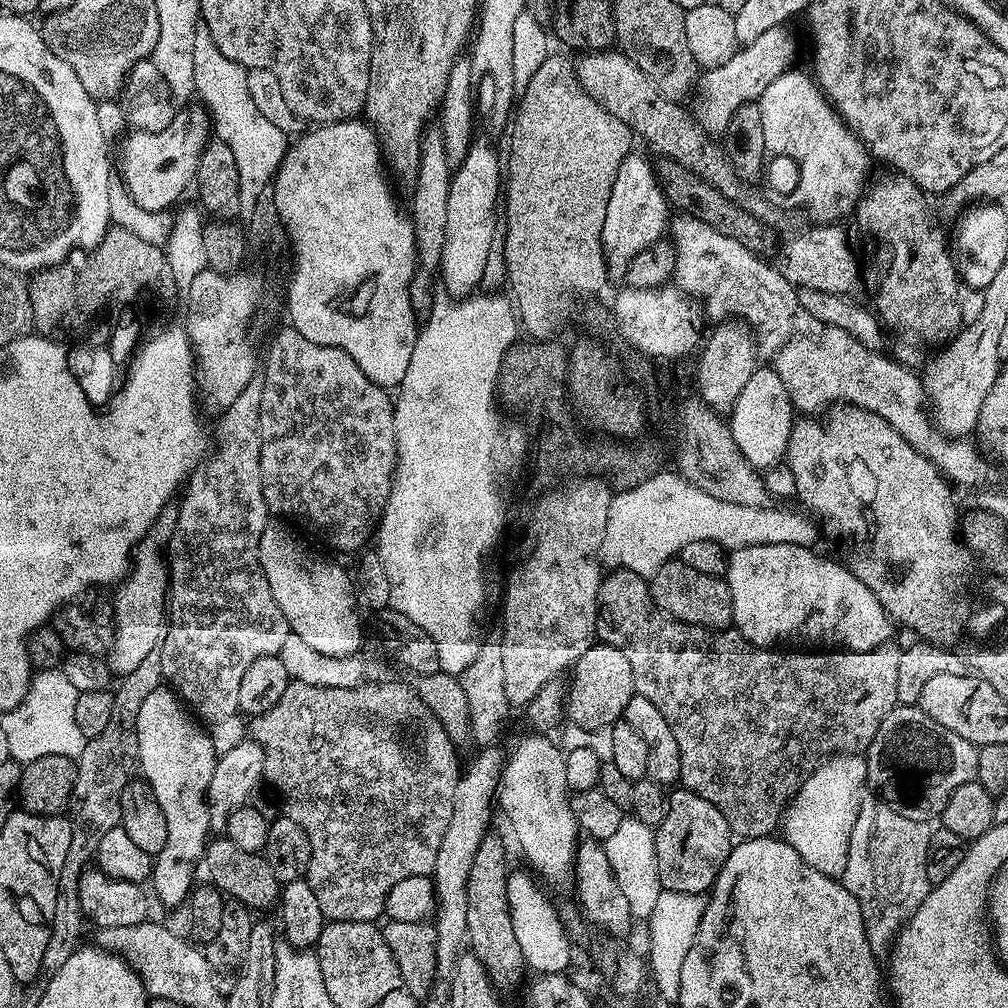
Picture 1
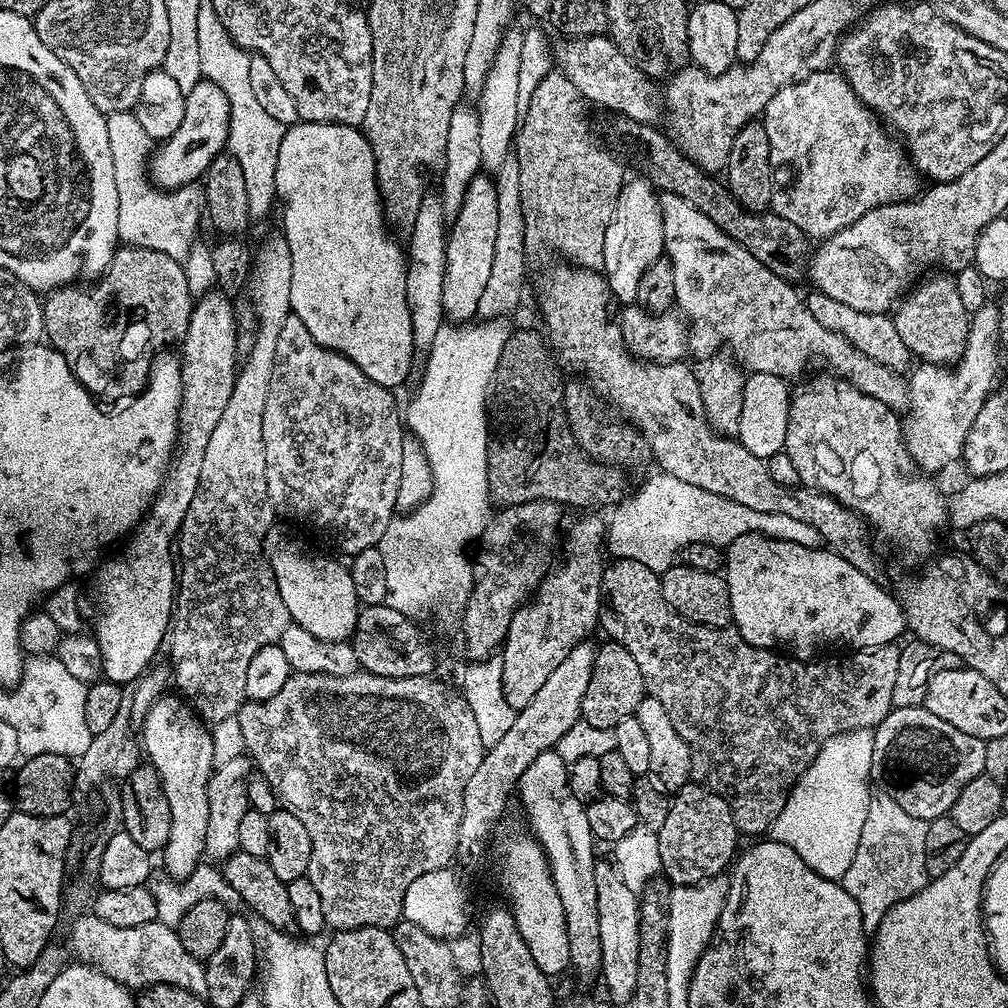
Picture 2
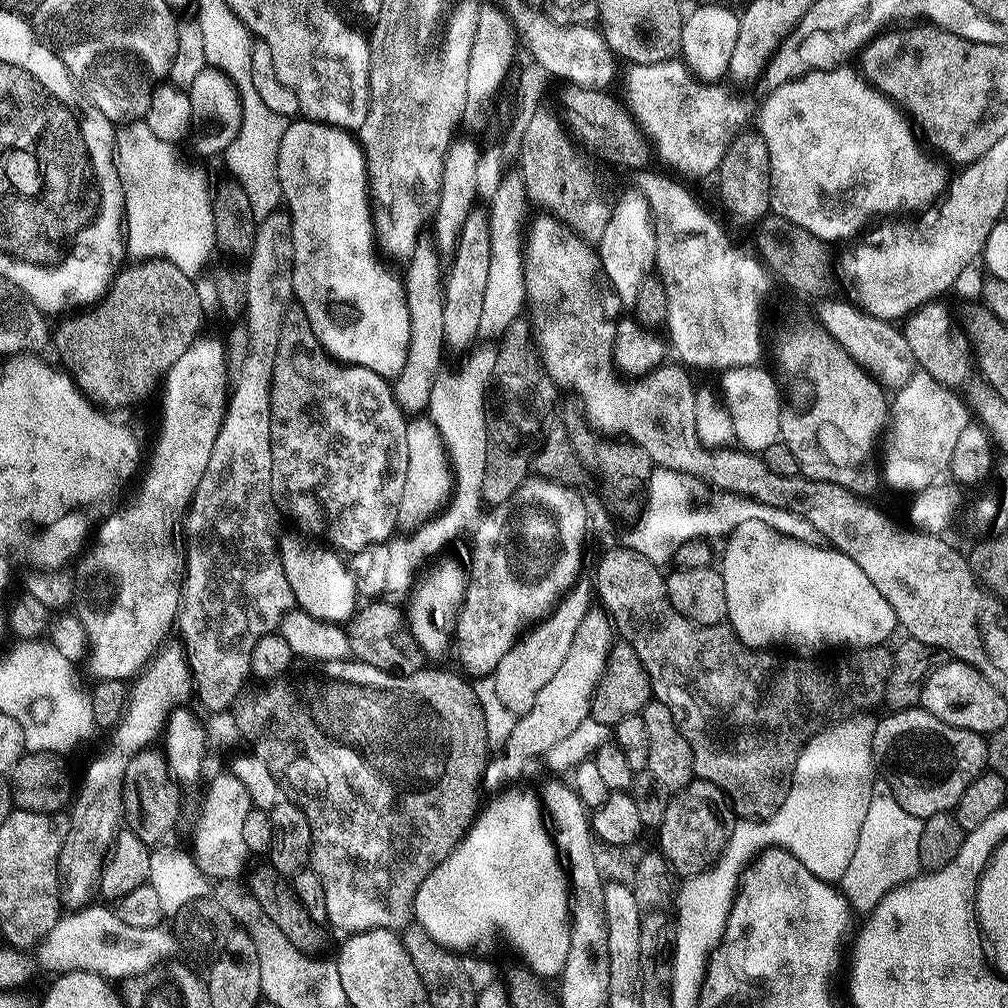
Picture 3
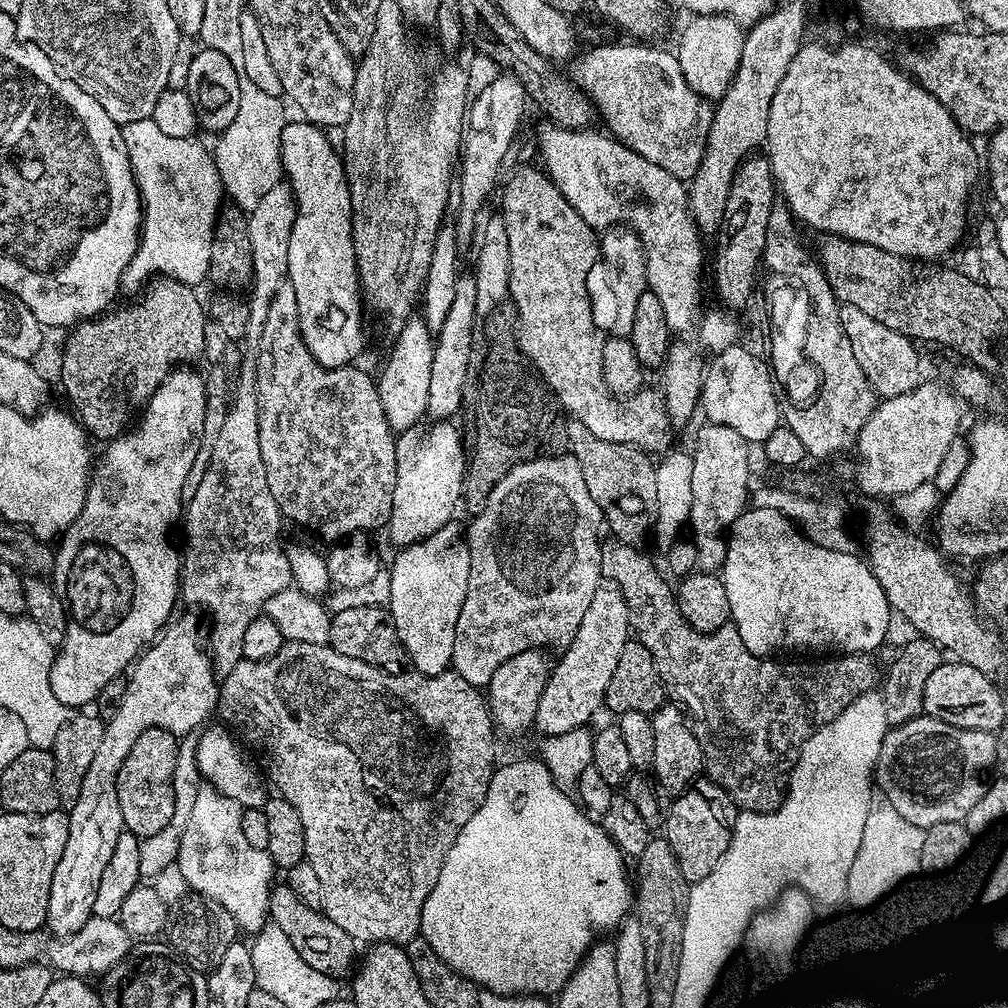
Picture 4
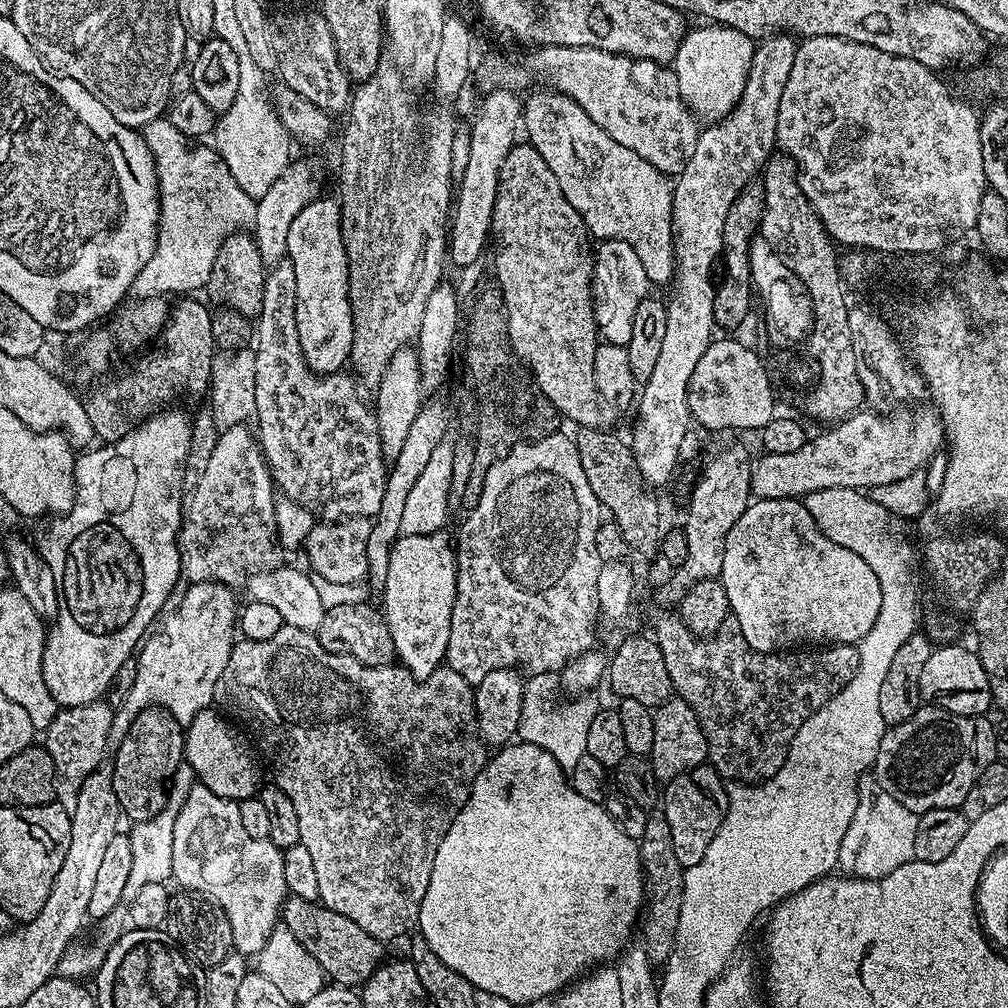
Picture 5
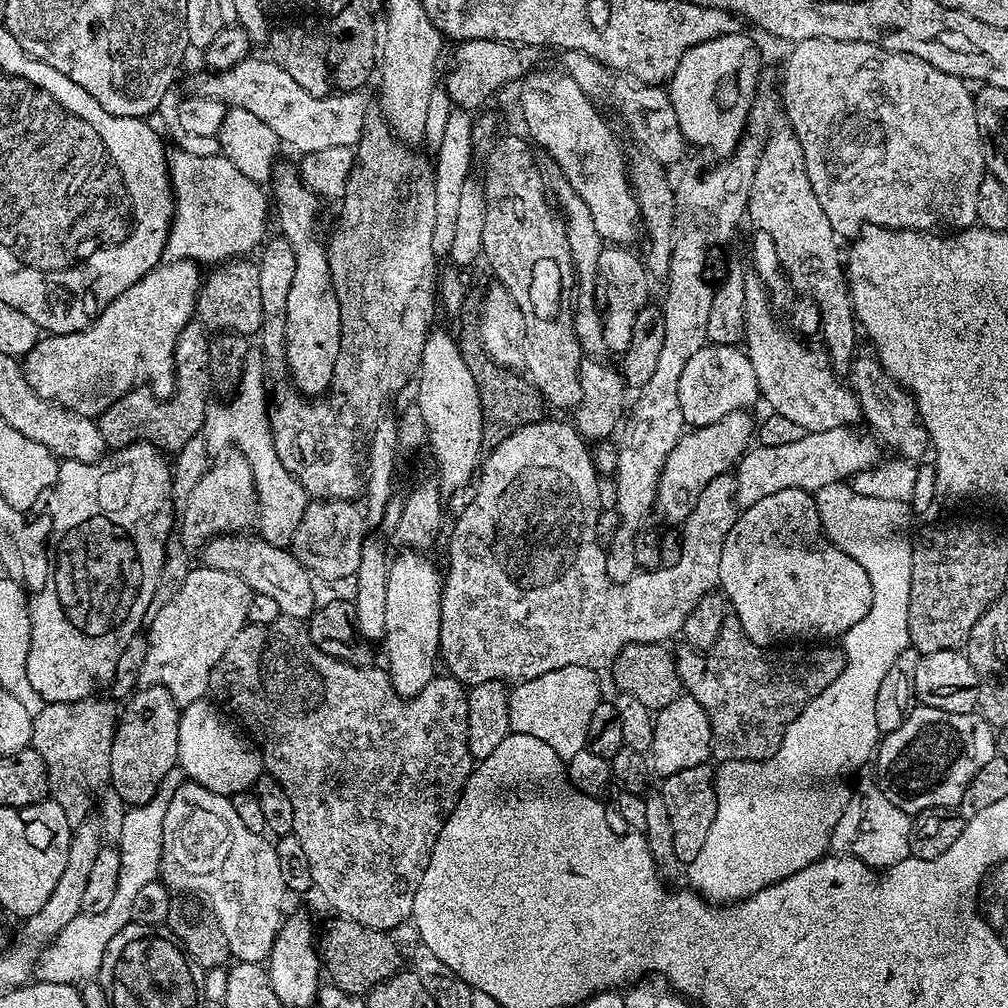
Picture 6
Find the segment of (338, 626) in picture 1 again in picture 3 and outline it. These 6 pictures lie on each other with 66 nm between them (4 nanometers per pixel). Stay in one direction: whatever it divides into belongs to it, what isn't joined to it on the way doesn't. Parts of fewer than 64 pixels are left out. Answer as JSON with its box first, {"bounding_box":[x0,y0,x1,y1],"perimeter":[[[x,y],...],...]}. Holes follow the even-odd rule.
{"bounding_box":[278,530,358,625],"perimeter":[[[292,530],[289,536],[281,535],[278,547],[282,570],[286,570],[286,582],[290,582],[292,598],[299,609],[327,624],[343,625],[350,620],[358,607],[358,593],[356,579],[341,553],[296,530]]]}

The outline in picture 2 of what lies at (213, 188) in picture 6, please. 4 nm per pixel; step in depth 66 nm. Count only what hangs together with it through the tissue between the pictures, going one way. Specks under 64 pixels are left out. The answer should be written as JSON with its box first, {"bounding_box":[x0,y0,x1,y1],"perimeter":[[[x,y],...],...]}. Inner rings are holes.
{"bounding_box":[105,111,203,260],"perimeter":[[[114,111],[105,115],[110,139],[111,160],[114,164],[115,189],[118,192],[118,230],[121,239],[131,247],[158,250],[176,260],[186,259],[196,234],[200,216],[202,220],[203,197],[193,185],[162,189],[142,178],[142,159],[147,159],[148,135],[135,116],[129,112]]]}

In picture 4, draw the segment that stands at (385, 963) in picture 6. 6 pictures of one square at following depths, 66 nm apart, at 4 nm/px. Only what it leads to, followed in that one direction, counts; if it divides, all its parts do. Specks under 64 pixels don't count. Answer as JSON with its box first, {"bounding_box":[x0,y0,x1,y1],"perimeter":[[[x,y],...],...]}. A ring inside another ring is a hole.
{"bounding_box":[268,882,358,978],"perimeter":[[[286,882],[277,883],[273,887],[268,907],[271,921],[282,928],[286,937],[290,938],[290,943],[315,970],[333,978],[347,977],[353,971],[358,960],[356,937],[342,930],[338,922],[332,922],[323,910],[311,908],[309,904],[302,902],[302,898],[298,898],[298,894],[294,894],[294,890],[290,890]]]}

